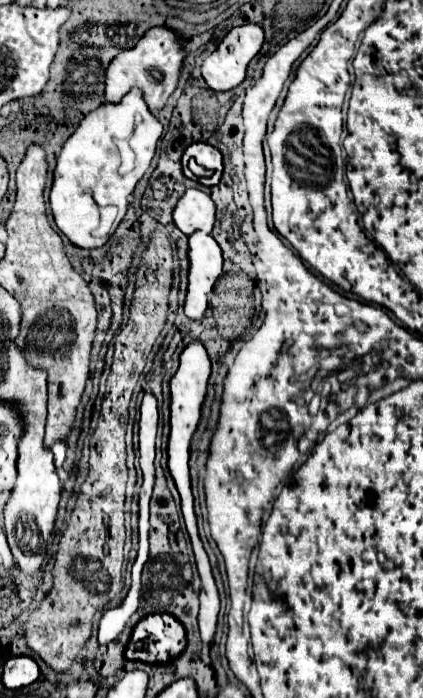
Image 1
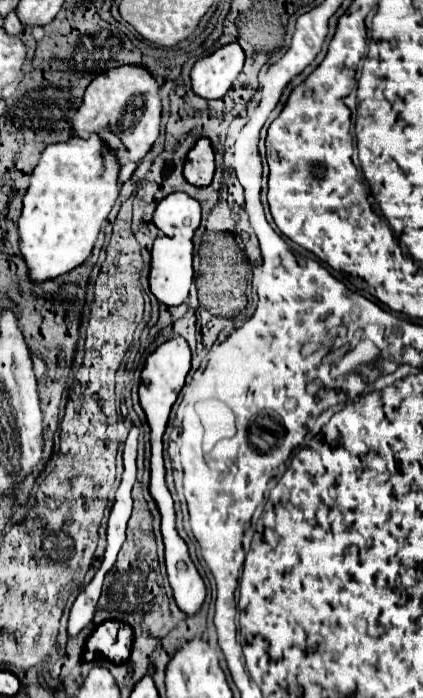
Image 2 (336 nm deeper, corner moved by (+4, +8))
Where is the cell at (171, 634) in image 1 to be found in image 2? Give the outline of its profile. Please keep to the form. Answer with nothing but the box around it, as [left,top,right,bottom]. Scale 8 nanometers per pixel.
[88,622,132,664]

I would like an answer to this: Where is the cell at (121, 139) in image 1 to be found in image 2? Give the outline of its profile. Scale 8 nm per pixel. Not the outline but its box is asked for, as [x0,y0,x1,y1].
[18,134,118,282]

